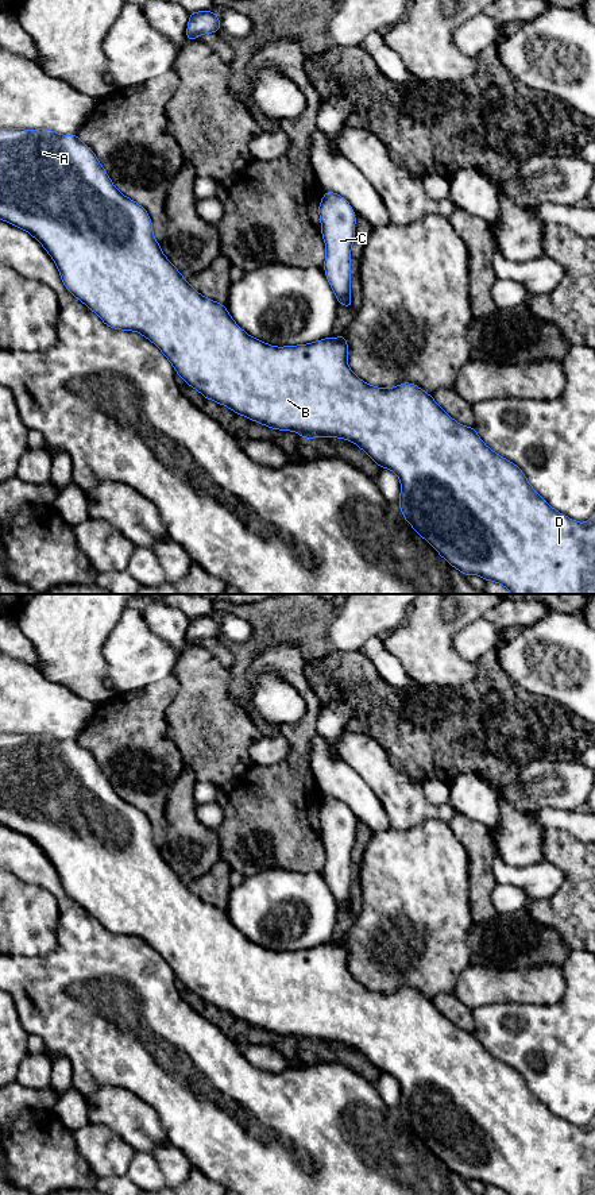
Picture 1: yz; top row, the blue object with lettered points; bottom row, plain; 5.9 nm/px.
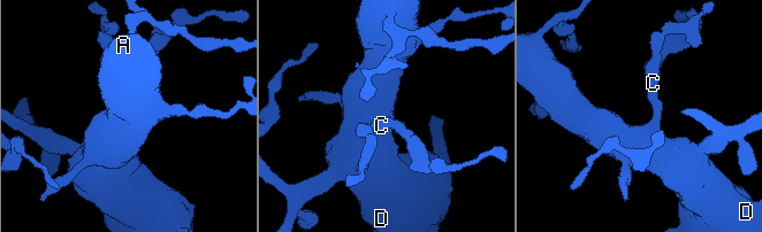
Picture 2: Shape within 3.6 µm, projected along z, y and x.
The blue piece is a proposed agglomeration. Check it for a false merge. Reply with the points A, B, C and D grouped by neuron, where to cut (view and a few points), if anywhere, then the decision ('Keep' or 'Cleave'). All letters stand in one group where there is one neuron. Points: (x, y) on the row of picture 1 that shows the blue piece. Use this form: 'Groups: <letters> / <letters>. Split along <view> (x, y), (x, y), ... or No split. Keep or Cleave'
Groups: A B C D. No split. Keep

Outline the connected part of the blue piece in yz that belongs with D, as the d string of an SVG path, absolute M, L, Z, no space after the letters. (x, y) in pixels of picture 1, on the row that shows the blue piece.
M0 128L0 219L11 223L15 227L19 227L28 234L31 234L50 254L53 261L55 262L58 271L61 273L61 280L66 289L76 296L80 301L82 301L89 309L92 309L103 321L105 325L115 328L115 329L124 329L124 331L136 331L140 335L146 336L148 340L151 340L162 352L163 355L170 361L170 363L174 366L175 373L185 381L185 383L190 385L192 388L197 389L205 398L213 400L219 402L220 405L228 406L231 410L239 413L240 416L246 416L252 421L258 421L266 427L270 427L273 429L281 429L281 431L294 431L300 433L304 439L314 439L317 436L327 436L327 437L341 437L345 440L349 440L359 446L375 463L379 464L379 467L390 469L393 470L401 479L401 497L399 497L399 506L402 510L402 514L405 520L416 529L417 535L421 535L438 554L443 556L452 567L457 568L460 573L463 573L465 577L476 574L480 575L484 581L494 581L499 585L503 585L507 587L511 594L595 594L595 513L592 517L586 521L584 524L580 524L575 520L571 520L563 513L559 513L552 506L548 505L548 502L538 496L538 493L529 485L525 474L522 470L511 463L510 460L505 459L503 456L498 455L492 450L490 450L479 437L475 428L465 427L455 421L447 412L444 412L438 404L433 400L430 394L420 389L417 385L410 382L403 382L395 388L390 389L382 389L376 386L371 386L358 378L352 370L349 369L347 363L348 356L348 346L344 336L344 332L337 338L333 339L331 336L317 340L309 344L300 344L300 346L286 346L286 347L274 347L264 342L260 342L248 334L246 334L229 316L225 305L219 304L210 298L206 298L201 296L198 292L196 292L190 285L189 281L186 281L178 271L178 269L165 257L165 254L161 250L161 244L154 239L152 235L152 224L150 215L146 212L143 207L140 207L134 200L123 196L112 184L109 176L105 173L104 167L98 162L94 153L90 150L89 146L84 144L78 135L59 135L49 128L39 128L39 130L22 130L22 128Z

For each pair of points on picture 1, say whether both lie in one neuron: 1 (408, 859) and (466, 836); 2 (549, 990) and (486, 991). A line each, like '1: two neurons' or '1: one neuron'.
1: two neurons
2: one neuron

